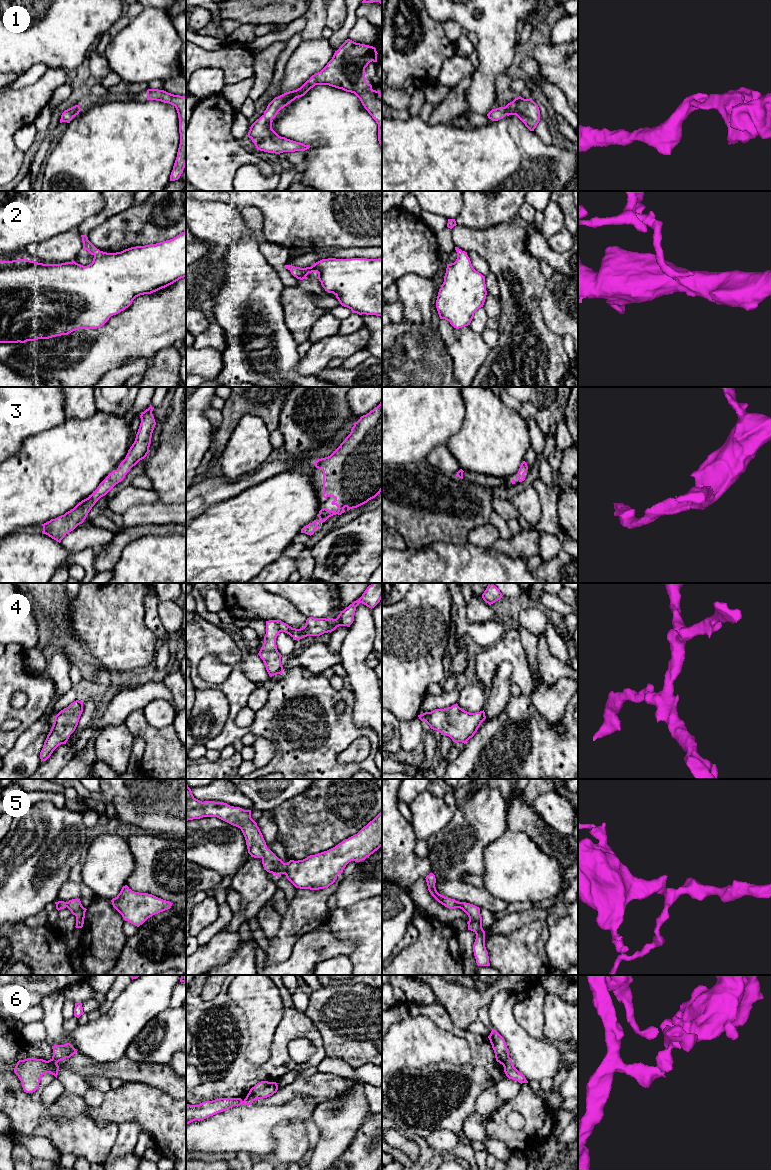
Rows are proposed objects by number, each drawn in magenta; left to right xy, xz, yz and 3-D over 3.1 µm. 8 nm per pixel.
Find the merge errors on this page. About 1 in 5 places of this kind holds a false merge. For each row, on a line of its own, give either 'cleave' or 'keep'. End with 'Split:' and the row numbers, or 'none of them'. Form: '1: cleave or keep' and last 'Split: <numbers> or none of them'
1: keep
2: keep
3: keep
4: keep
5: keep
6: cleave
Split: 6

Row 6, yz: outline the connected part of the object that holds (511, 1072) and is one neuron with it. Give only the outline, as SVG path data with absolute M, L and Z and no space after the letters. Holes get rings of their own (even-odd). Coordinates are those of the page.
M510 1057L503 1064L504 1072L509 1079L516 1080L519 1083L528 1083L526 1078L521 1074L513 1065L513 1062Z

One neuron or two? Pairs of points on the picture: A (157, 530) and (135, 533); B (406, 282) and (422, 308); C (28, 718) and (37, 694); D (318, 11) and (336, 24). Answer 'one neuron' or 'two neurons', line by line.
A: one neuron
B: one neuron
C: one neuron
D: two neurons

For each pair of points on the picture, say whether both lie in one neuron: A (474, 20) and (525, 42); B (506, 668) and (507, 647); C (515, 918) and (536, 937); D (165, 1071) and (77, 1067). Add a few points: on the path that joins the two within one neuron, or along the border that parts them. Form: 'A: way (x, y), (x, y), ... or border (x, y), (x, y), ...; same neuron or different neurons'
A: border (516, 42), (520, 53); different neurons
B: border (508, 661), (503, 661), (500, 664), (493, 681); different neurons
C: border (544, 918), (531, 921), (509, 933), (502, 934); different neurons
D: way (143, 1072), (99, 1070); same neuron

